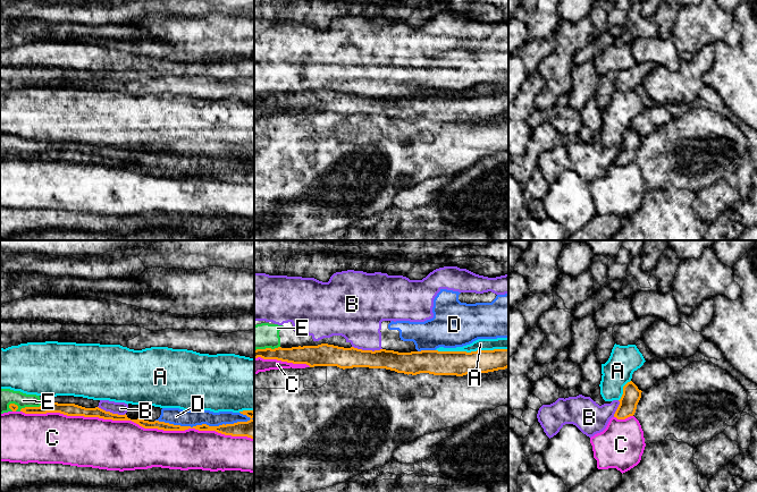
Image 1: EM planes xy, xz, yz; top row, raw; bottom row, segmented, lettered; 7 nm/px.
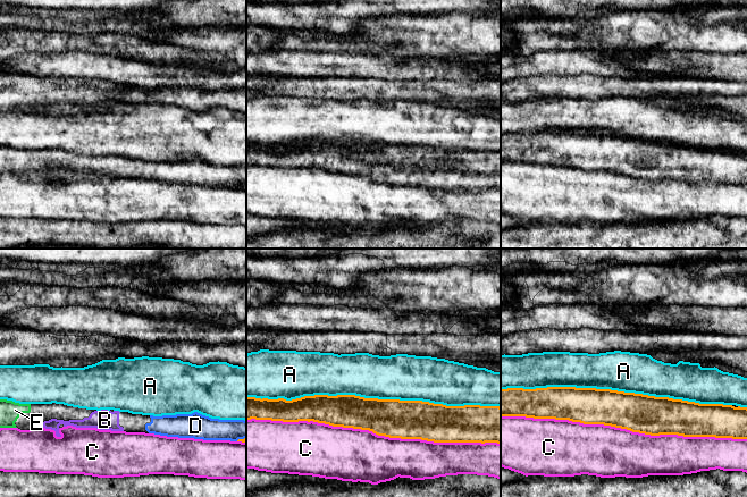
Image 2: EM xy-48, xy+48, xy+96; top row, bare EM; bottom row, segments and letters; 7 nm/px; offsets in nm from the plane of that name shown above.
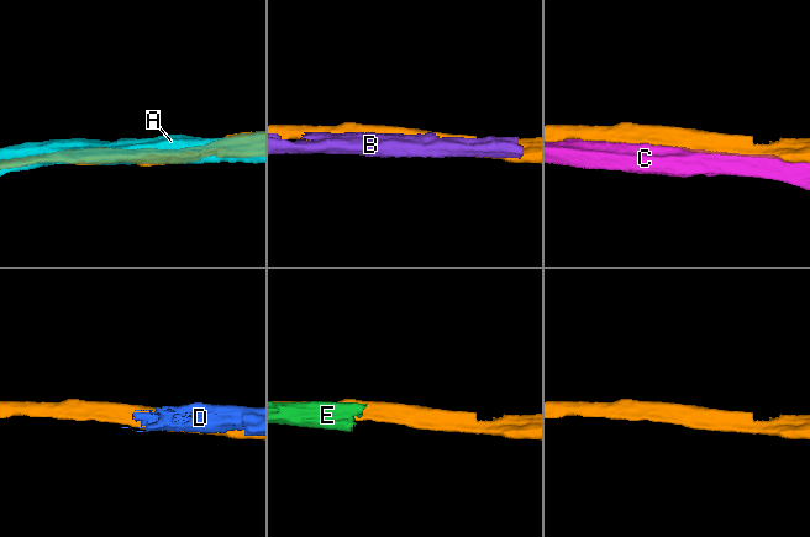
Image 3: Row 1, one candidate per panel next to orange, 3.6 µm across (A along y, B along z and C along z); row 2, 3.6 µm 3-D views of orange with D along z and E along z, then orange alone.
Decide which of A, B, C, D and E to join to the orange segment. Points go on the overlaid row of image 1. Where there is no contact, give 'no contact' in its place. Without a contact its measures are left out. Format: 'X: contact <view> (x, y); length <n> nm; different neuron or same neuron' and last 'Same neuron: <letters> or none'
A: contact xz (471, 351); length 500 nm; different neuron
B: contact xz (367, 350); length 220 nm; different neuron
C: contact xy (137, 423); length 1650 nm; different neuron
D: contact xy (204, 424); length 700 nm; different neuron
E: contact xy (23, 408); length 240 nm; different neuron
Same neuron: none

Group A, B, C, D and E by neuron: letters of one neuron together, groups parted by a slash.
A / B D E / C

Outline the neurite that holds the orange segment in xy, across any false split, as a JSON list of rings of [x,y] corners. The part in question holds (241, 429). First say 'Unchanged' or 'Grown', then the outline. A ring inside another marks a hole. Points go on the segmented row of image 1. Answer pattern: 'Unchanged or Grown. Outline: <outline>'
Unchanged. Outline: [[[52,402],[49,405],[43,405],[40,407],[25,407],[20,412],[25,414],[47,414],[47,413],[60,413],[67,416],[84,416],[84,417],[99,417],[103,419],[112,421],[132,421],[144,429],[158,429],[163,431],[185,431],[188,429],[195,429],[199,431],[216,431],[218,433],[232,436],[247,436],[254,439],[254,412],[253,410],[243,410],[239,412],[243,415],[246,415],[251,419],[247,422],[237,422],[234,424],[222,424],[219,426],[209,426],[207,424],[196,425],[196,426],[180,426],[174,425],[165,422],[149,422],[144,419],[131,419],[127,415],[112,414],[106,412],[99,407],[95,408],[85,408],[75,404],[58,404]]]

